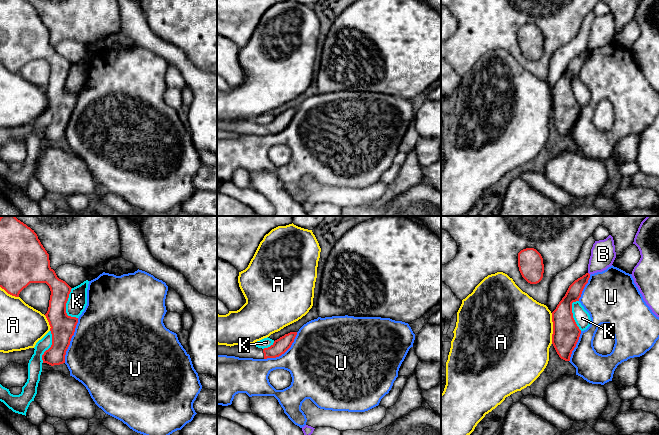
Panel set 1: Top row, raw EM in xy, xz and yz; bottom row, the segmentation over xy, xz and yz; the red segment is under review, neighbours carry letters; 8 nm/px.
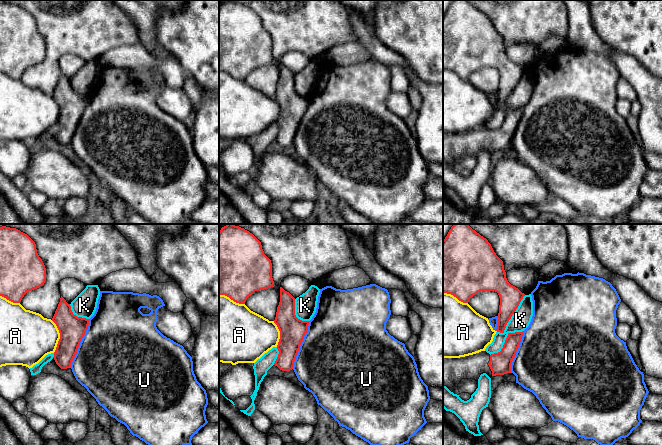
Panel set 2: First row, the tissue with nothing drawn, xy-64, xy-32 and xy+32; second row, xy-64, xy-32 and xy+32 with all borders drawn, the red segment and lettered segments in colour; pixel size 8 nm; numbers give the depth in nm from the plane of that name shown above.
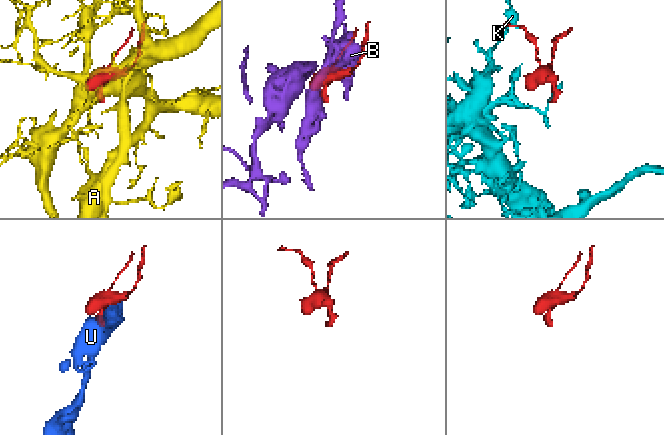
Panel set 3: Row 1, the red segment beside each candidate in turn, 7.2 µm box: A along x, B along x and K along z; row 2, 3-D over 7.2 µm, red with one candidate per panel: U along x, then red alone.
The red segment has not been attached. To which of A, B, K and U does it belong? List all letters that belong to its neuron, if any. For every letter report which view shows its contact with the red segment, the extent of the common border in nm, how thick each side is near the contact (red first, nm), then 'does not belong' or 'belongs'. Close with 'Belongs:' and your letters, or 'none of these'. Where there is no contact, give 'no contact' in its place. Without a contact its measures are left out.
A: meets red in yz; contact 240 nm long; 220 nm thick on the red side, 480 nm on the other; does not belong
B: no contact; does not belong
K: meets red in xy; contact 260 nm long; 190 nm thick on the red side, 160 nm on the other; does not belong
U: meets red in xy; contact 380 nm long; 190 nm thick on the red side, 500 nm on the other; does not belong
Belongs: none of these

